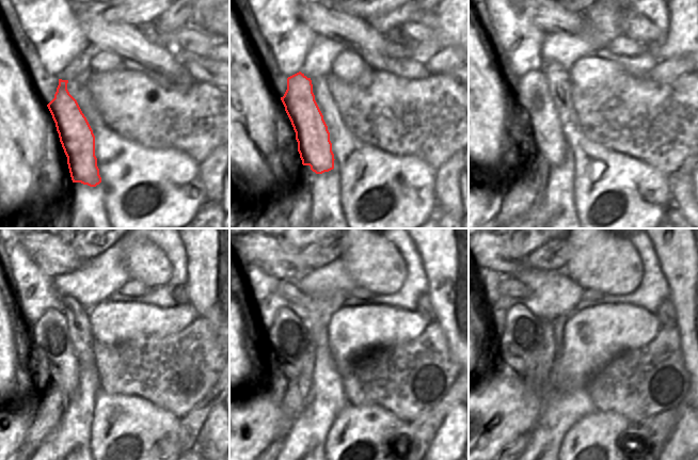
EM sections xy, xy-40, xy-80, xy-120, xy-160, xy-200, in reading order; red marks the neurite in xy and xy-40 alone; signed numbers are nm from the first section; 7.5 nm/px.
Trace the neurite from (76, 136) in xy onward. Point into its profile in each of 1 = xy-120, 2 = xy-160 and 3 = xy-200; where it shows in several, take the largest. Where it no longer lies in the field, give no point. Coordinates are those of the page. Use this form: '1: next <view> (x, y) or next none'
1: next xy-120 (54, 362)
2: next xy-160 (290, 353)
3: next xy-200 (524, 344)

